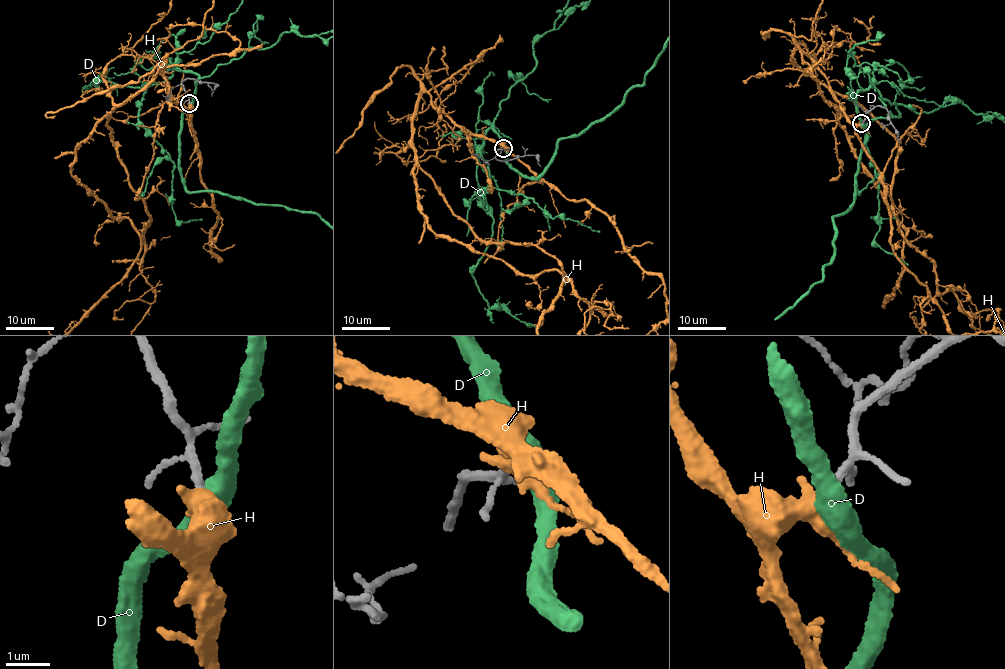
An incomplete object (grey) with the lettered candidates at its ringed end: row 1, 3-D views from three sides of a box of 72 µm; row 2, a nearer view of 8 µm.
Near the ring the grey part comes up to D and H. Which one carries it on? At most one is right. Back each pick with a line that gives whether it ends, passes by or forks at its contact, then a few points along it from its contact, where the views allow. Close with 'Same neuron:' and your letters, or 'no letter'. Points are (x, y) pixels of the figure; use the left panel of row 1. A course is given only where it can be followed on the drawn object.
H: it passes by
Same neuron: H

